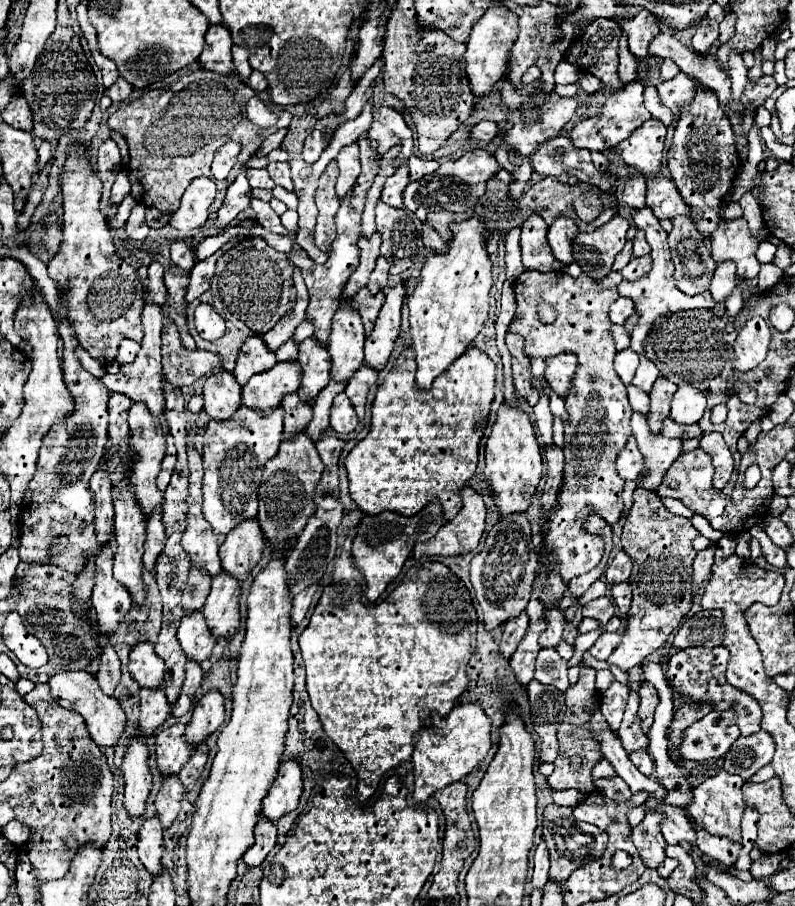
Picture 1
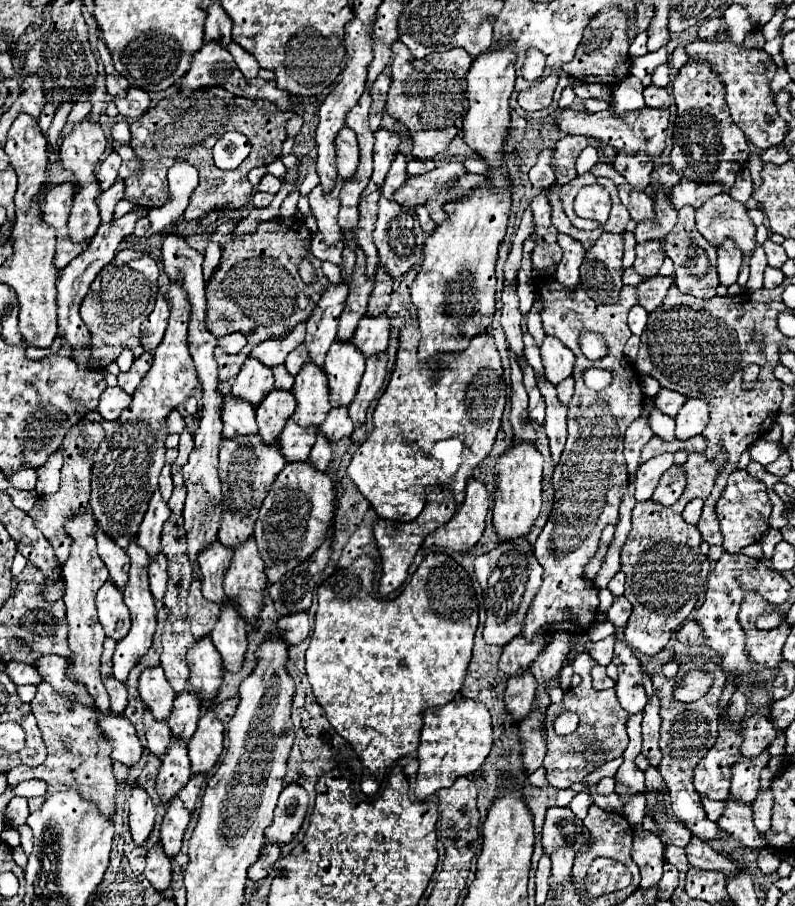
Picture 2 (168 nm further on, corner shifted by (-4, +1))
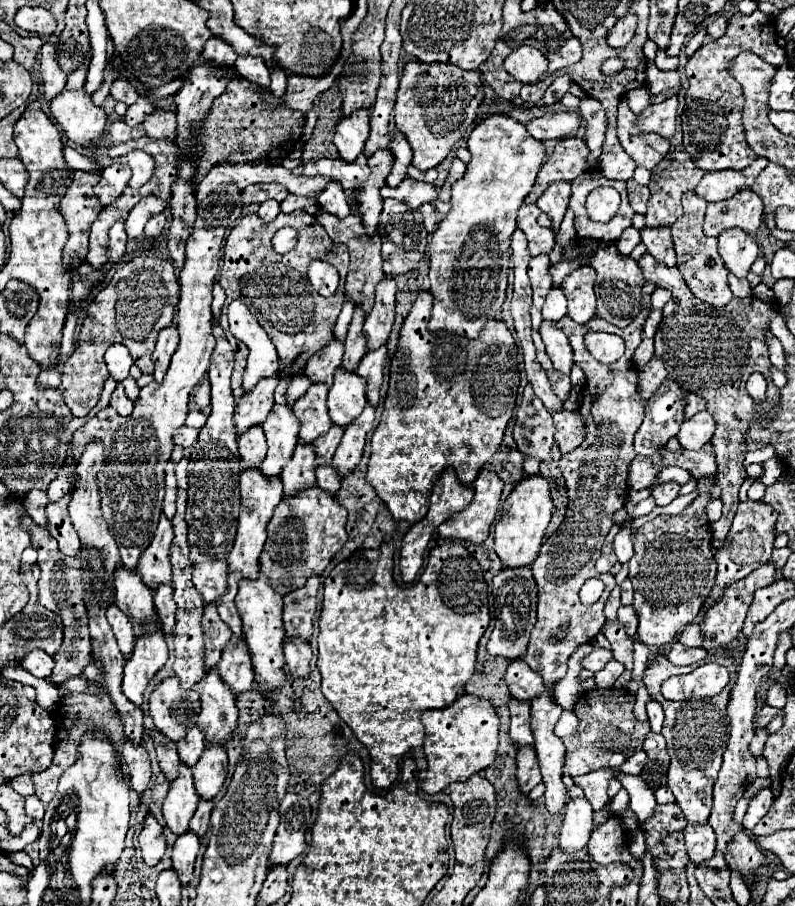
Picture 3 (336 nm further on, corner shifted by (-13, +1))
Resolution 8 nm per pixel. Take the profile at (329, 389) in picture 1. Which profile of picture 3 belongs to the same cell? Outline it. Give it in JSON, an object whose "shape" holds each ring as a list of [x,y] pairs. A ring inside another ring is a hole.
{"shape":[[[322,465],[316,469],[316,479],[318,485],[324,487],[328,493],[336,493],[340,489],[340,479],[336,469],[332,469],[332,465]]]}

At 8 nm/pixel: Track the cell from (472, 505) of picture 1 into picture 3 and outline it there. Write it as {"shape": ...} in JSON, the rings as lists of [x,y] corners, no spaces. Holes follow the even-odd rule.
{"shape":[[[482,469],[472,487],[474,487],[472,503],[462,513],[450,517],[450,521],[438,527],[440,537],[460,539],[474,545],[480,545],[486,541],[490,525],[498,511],[498,501],[500,501],[504,483],[492,471]]]}

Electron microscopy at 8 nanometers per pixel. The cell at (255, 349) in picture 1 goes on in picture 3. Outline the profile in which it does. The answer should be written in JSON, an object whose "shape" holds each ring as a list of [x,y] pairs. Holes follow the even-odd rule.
{"shape":[[[266,377],[266,379],[260,379],[252,391],[240,397],[234,411],[234,423],[236,423],[238,435],[242,435],[250,425],[262,423],[266,419],[266,415],[274,405],[276,385],[278,385],[278,377]]]}

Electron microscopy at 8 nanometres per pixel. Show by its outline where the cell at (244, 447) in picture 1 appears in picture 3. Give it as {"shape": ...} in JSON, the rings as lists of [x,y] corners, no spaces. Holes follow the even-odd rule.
{"shape":[[[244,469],[240,473],[240,517],[238,517],[238,533],[228,555],[228,569],[240,571],[244,577],[258,577],[258,557],[262,553],[262,545],[266,541],[266,525],[274,513],[274,507],[282,499],[284,489],[280,477],[266,477],[260,469]]]}

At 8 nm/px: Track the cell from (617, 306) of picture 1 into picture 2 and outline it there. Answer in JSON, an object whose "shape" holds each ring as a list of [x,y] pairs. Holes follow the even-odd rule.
{"shape":[[[635,305],[629,311],[629,329],[631,329],[631,333],[639,335],[645,329],[645,323],[647,323],[647,311],[641,305]]]}

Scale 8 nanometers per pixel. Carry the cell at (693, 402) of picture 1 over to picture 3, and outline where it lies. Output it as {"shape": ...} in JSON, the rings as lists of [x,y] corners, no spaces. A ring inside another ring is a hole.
{"shape":[[[700,411],[682,423],[676,437],[684,449],[700,449],[704,443],[712,439],[714,429],[716,429],[714,417],[708,411]]]}

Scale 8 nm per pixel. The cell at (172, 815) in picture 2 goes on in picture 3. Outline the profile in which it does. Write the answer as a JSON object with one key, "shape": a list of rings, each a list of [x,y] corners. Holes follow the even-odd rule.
{"shape":[[[186,831],[186,833],[178,835],[178,839],[174,843],[172,863],[174,863],[174,869],[180,873],[182,885],[186,885],[192,879],[198,847],[200,847],[200,839],[192,831]]]}

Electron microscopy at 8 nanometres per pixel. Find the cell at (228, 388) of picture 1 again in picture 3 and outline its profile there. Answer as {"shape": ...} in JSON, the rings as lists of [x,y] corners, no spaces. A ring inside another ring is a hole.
{"shape":[[[254,425],[248,431],[244,431],[238,437],[238,447],[240,447],[240,459],[242,467],[258,467],[260,461],[266,457],[266,437],[262,425]]]}

